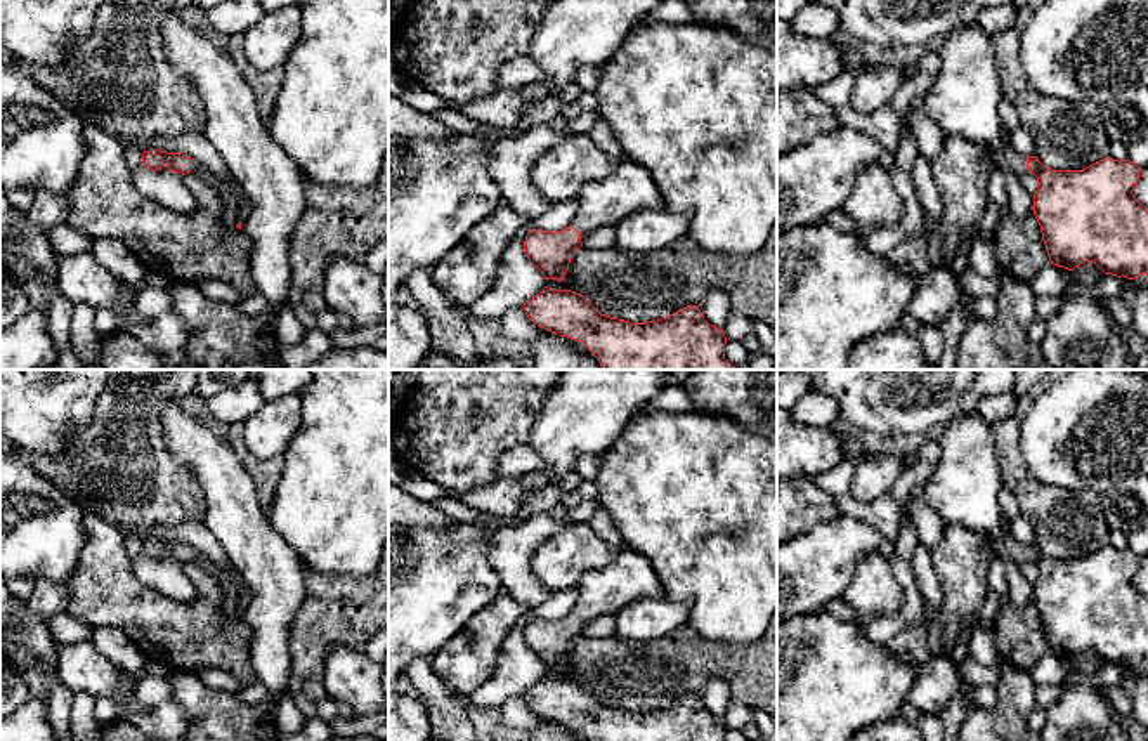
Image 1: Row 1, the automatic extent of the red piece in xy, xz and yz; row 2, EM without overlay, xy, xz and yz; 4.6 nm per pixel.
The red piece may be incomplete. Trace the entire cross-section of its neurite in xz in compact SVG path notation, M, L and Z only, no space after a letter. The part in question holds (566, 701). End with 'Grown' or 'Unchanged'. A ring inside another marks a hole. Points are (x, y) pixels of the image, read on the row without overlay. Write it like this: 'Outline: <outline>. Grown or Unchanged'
Outline: M545 675L522 696L539 717L581 731L591 741L725 741L723 718L709 713L697 694L657 710L629 711L600 703L572 679Z. Unchanged

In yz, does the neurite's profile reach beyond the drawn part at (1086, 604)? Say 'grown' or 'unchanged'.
grown

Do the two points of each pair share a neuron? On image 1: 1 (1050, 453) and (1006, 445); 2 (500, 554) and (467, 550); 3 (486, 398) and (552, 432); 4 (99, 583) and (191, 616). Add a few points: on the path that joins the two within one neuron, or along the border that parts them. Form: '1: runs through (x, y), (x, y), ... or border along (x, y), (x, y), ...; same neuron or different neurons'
1: border along (1022, 408), (1020, 459), (1024, 467), (1043, 483); different neurons
2: border along (495, 530), (489, 540), (489, 564), (503, 590); different neurons
3: border along (554, 387), (526, 441); different neurons
4: runs through (122, 601), (146, 616), (169, 616); same neuron

